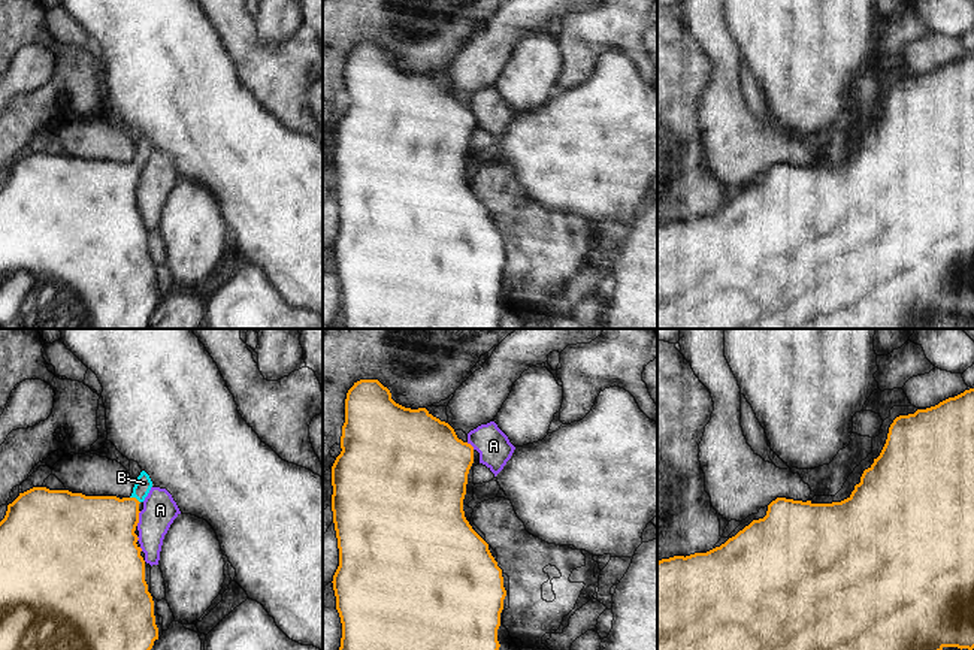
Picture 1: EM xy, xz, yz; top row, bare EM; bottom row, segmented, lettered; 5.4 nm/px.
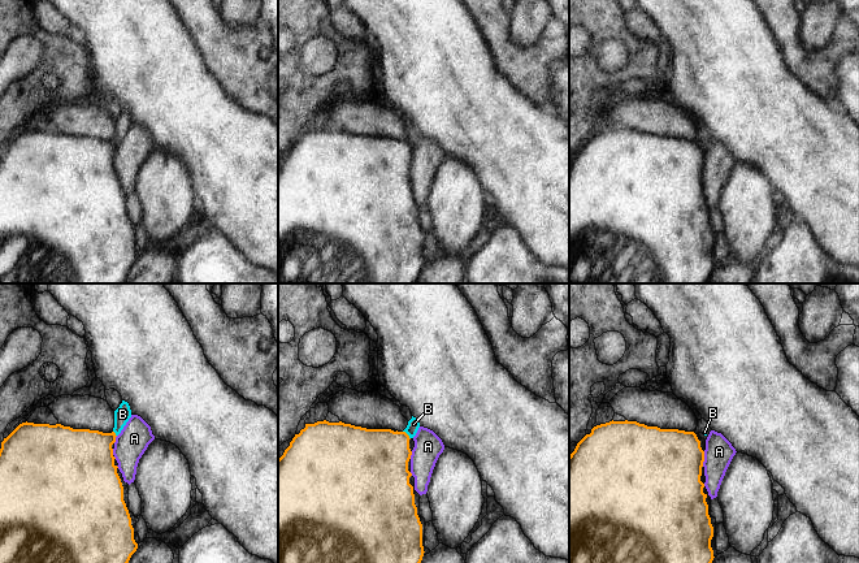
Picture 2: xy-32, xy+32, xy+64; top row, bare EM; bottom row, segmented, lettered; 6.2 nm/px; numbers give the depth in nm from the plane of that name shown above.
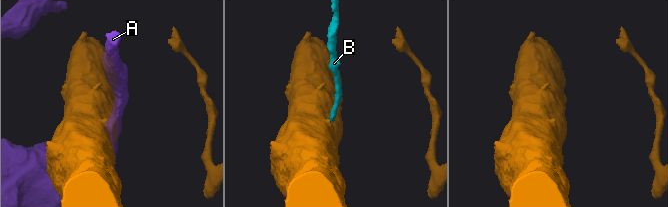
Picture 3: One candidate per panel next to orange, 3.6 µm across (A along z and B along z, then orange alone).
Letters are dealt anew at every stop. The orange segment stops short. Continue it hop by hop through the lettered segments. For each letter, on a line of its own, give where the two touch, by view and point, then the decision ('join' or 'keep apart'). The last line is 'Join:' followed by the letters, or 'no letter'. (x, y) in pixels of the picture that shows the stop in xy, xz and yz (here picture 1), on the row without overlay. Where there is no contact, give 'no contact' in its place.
A: xy (138, 184) | keep apart
B: xy (135, 163) | join
Join: B

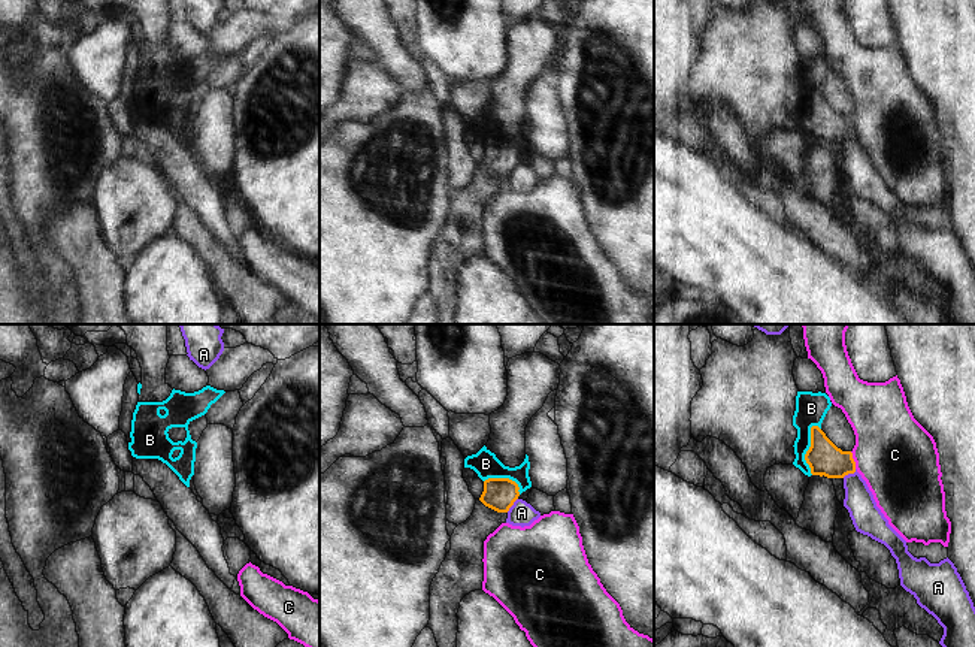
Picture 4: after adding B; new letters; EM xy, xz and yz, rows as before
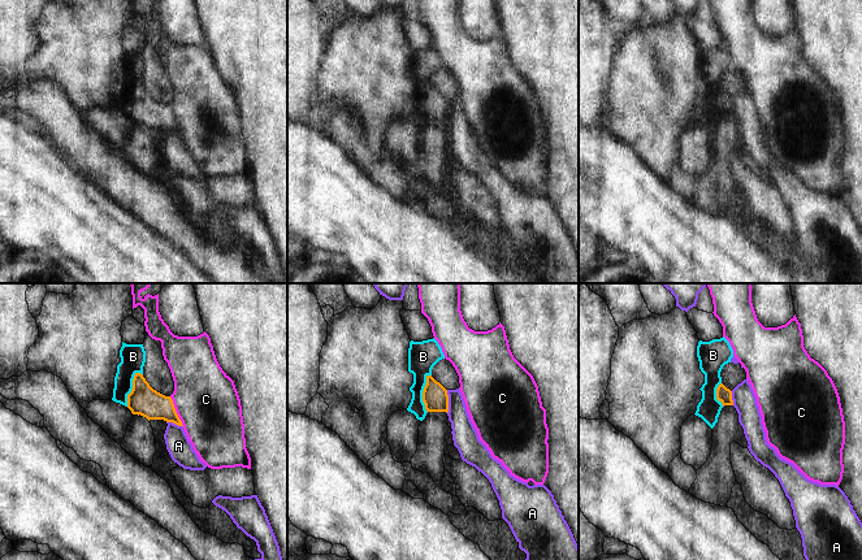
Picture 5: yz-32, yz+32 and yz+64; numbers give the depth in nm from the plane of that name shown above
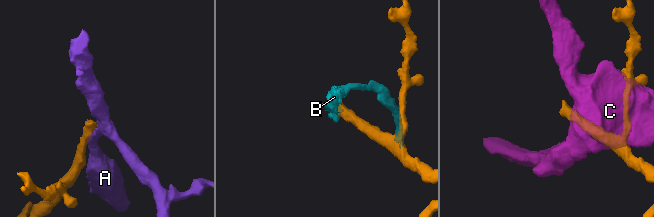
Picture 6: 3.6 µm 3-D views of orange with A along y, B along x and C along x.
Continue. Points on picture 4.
A: yz (848, 138) | keep apart
B: yz (810, 114) | keep apart
C: yz (853, 126) | keep apart
Join: no letter

